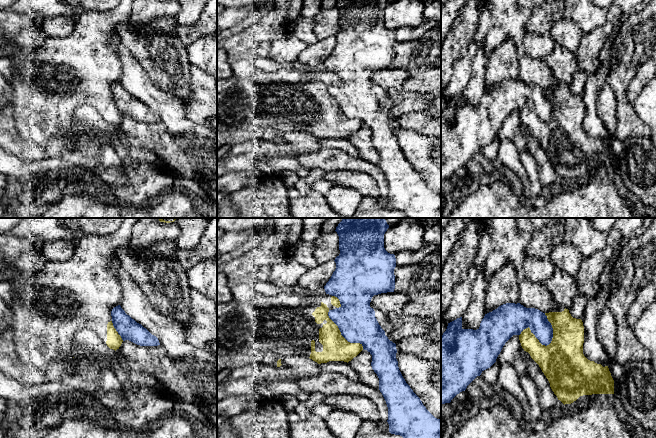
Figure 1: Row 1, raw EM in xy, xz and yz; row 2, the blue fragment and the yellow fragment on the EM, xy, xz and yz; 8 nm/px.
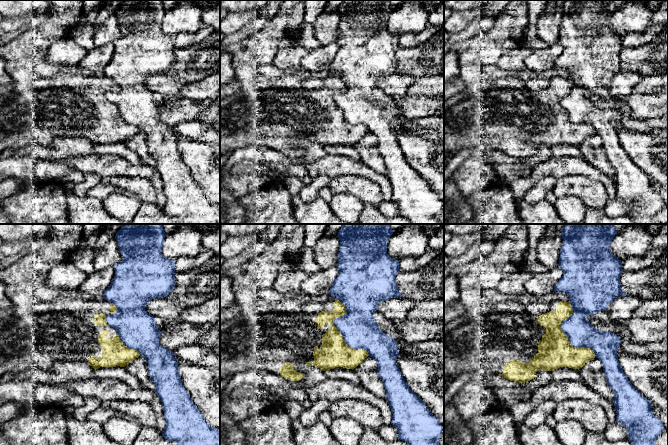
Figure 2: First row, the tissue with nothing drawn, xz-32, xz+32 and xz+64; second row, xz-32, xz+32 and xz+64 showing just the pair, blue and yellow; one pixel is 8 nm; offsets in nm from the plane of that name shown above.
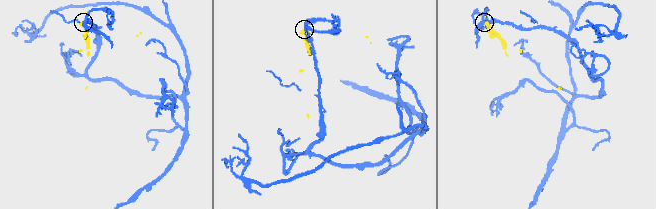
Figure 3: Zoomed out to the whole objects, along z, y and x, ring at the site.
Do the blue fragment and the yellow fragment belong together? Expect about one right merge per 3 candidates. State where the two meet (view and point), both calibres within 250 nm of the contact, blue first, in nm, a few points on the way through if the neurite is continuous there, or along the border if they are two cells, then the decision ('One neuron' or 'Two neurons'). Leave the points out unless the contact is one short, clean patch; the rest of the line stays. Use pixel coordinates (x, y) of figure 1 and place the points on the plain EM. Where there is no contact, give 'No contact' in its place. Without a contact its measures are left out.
Touches blue at yz (539, 117). Thickness 200 nm (blue) against 360 nm. Two neurons

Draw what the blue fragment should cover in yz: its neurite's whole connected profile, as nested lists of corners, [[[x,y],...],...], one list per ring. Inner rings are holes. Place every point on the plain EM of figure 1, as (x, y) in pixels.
[[[506,79],[485,90],[477,106],[463,105],[462,93],[448,99],[441,112],[441,180],[450,179],[457,170],[465,167],[477,152],[496,138],[505,119],[528,103],[542,121],[551,119],[553,104],[545,89],[520,79]]]

